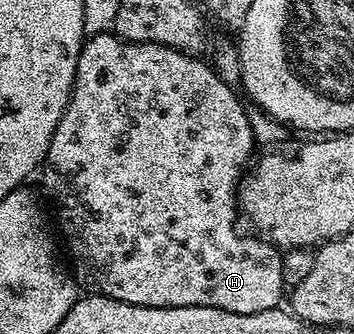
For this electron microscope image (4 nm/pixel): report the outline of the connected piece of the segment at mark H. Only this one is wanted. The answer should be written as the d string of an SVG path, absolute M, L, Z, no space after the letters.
M114 32L90 35L79 53L75 82L71 85L71 99L47 149L45 165L41 170L43 186L55 205L59 230L67 241L67 250L71 253L72 260L75 261L73 277L82 289L84 286L84 291L104 294L113 300L121 300L134 306L208 306L238 314L274 310L282 303L279 301L282 298L284 301L285 298L285 285L282 280L283 254L254 233L239 234L235 227L237 195L245 171L252 161L251 119L248 111L243 111L243 106L239 103L240 95L235 95L231 91L234 89L201 59L202 57L185 54L182 50L156 42L125 42Z

